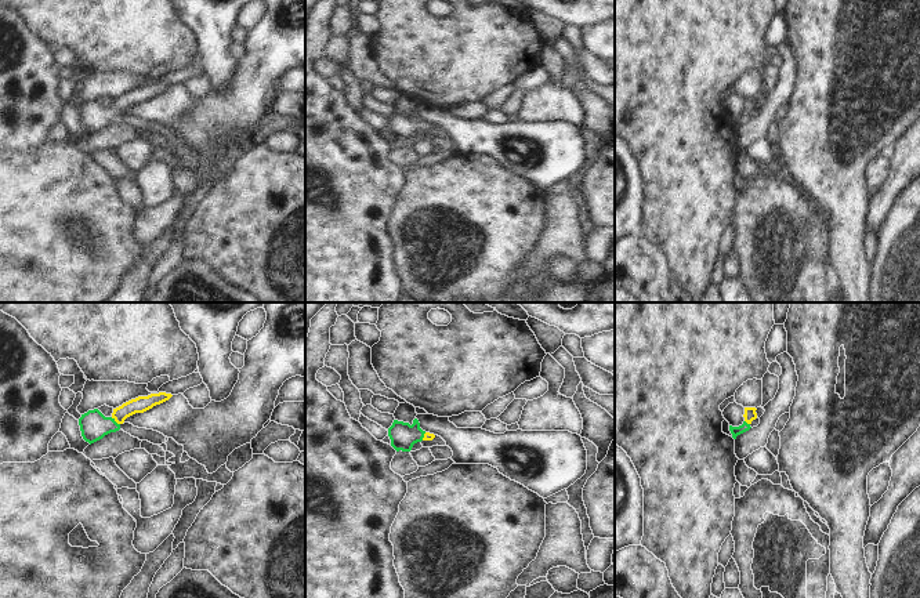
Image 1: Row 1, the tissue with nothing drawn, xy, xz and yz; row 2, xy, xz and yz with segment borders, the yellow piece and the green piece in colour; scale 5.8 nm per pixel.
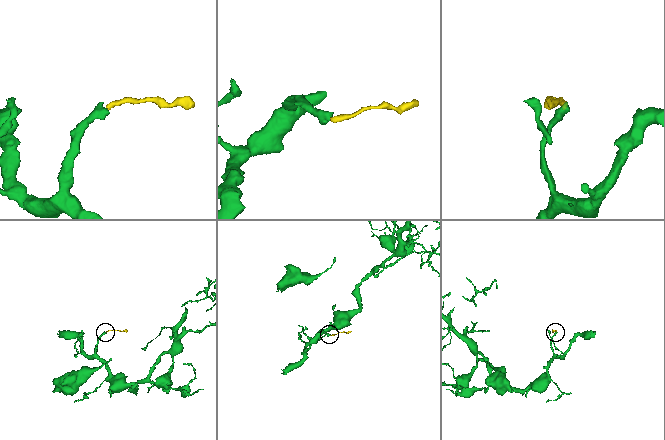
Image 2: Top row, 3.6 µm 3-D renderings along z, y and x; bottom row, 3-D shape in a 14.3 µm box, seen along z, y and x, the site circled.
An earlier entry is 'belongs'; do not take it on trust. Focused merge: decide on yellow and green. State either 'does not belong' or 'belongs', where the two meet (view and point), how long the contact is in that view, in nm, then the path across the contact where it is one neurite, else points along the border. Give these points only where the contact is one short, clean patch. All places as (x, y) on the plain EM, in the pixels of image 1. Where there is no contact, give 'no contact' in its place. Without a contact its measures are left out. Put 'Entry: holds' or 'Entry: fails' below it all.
belongs; meets yellow in xy at (115, 111); contact 70 nm long; runs through xy (141, 94), (126, 100), (115, 111), (94, 116)
Entry: holds

